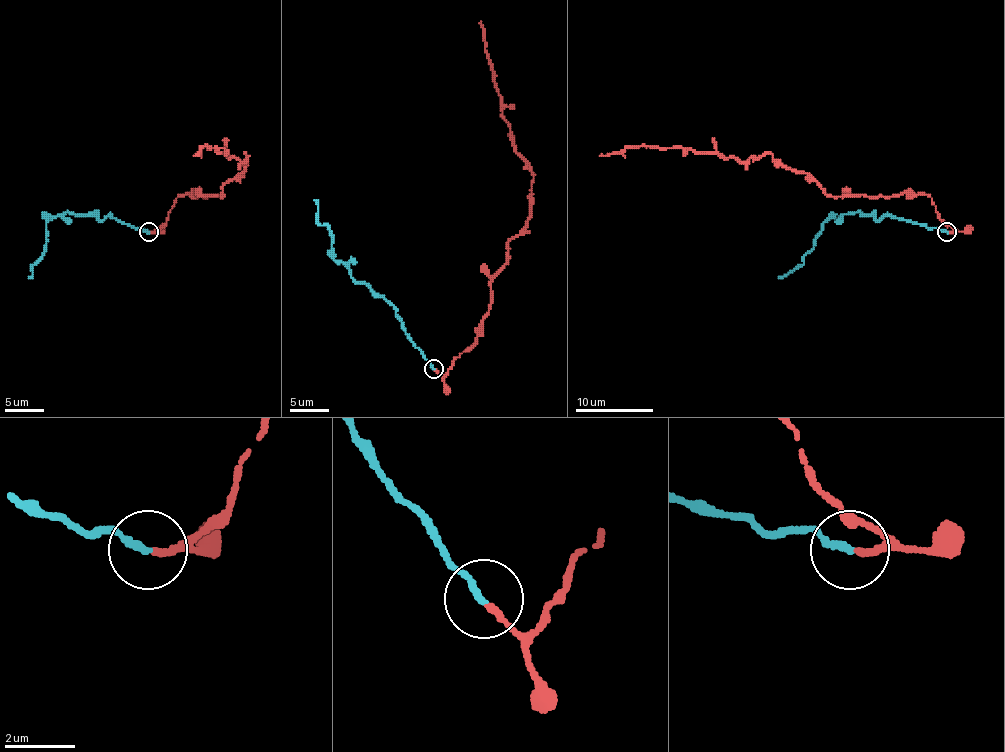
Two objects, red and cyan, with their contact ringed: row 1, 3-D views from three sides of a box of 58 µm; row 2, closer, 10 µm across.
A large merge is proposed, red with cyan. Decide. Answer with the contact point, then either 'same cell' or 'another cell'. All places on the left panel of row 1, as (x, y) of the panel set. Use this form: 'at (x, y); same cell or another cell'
at (148, 232); another cell

